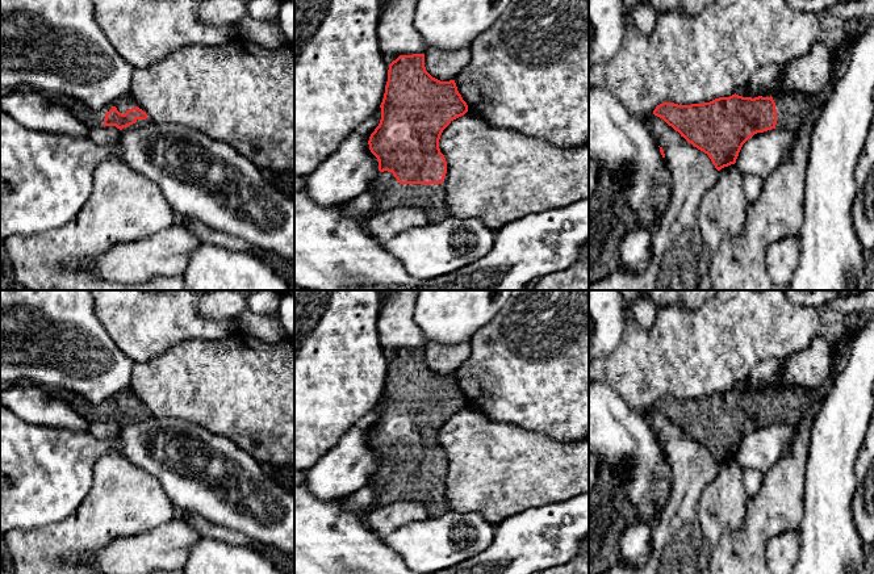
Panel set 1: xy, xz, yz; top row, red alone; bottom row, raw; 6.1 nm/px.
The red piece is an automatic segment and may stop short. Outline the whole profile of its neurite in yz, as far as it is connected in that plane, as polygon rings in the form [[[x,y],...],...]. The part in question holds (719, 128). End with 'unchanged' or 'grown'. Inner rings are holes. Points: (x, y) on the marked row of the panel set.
[[[835,77],[815,95],[786,93],[752,99],[735,93],[703,104],[662,102],[653,114],[707,154],[720,171],[736,163],[743,144],[754,134],[771,129],[798,131],[804,120],[827,101]]]; grown

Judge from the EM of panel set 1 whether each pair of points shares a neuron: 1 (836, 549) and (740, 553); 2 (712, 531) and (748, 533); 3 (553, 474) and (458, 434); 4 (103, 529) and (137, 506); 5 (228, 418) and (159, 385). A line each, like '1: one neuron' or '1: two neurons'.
1: two neurons
2: two neurons
3: one neuron
4: one neuron
5: one neuron

